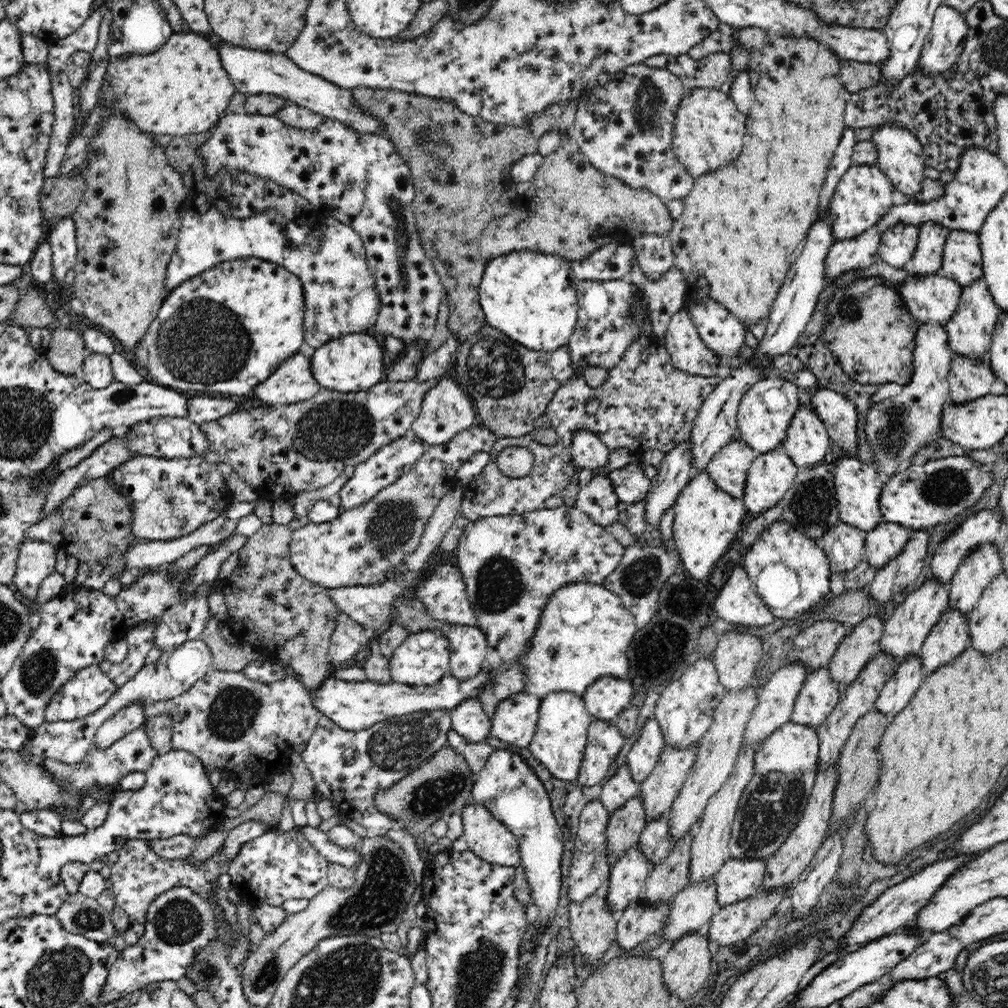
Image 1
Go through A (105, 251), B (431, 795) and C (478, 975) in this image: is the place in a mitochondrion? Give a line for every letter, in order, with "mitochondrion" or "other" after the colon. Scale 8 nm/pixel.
A: other
B: mitochondrion
C: mitochondrion

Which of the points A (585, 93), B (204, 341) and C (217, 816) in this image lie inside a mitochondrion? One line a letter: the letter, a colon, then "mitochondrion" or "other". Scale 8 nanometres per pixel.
A: other
B: mitochondrion
C: other

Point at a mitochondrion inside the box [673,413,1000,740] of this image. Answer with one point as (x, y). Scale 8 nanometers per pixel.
(812, 506)

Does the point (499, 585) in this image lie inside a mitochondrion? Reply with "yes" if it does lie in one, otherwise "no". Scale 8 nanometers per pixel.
yes

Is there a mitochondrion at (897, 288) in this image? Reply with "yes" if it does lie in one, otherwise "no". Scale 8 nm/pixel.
no

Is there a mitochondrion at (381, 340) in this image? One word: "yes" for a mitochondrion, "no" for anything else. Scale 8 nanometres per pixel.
no

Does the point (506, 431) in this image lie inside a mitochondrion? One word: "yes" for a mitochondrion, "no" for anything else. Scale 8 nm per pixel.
no

